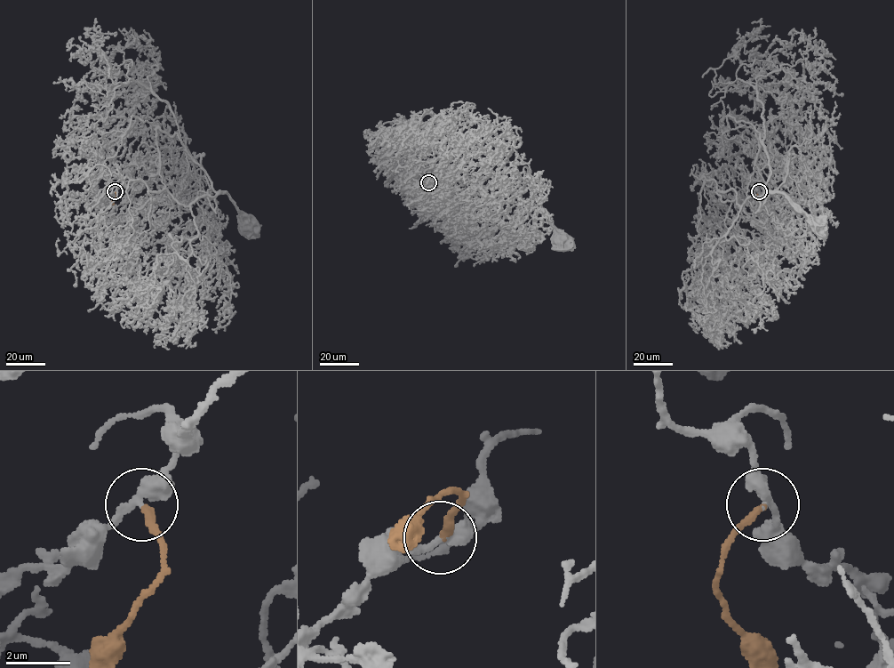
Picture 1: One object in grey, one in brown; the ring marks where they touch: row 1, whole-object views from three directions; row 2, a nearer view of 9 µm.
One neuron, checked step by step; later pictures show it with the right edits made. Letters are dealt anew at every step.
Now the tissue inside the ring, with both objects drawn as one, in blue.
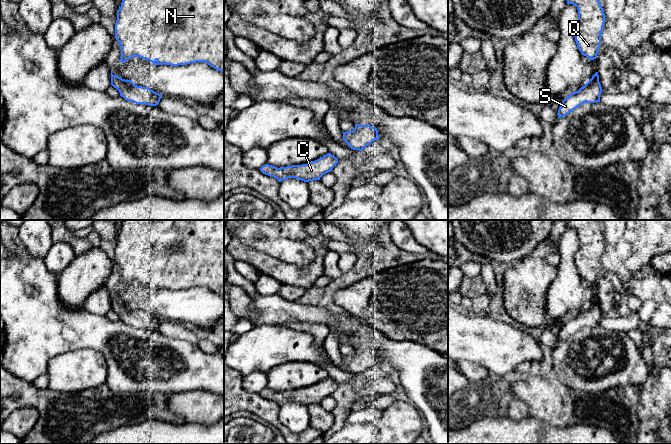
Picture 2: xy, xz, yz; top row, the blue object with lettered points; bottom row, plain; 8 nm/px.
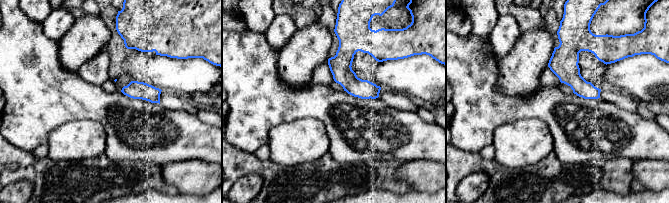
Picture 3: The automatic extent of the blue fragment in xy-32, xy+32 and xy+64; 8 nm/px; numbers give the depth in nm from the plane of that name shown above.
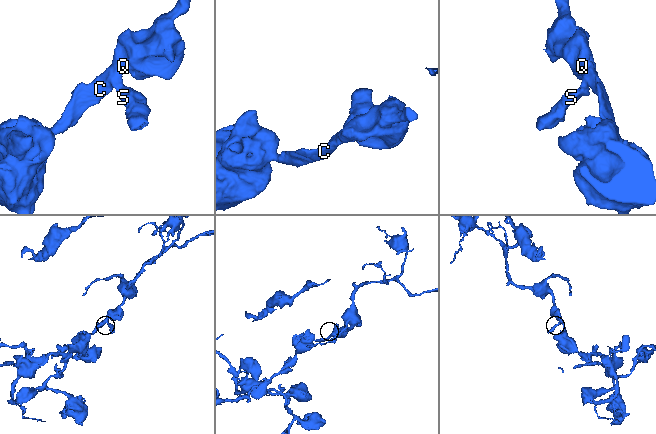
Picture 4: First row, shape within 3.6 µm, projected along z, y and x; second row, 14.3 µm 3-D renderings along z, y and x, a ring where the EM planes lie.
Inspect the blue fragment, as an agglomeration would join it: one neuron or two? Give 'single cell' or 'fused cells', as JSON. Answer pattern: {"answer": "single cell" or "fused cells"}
{"answer": "single cell"}

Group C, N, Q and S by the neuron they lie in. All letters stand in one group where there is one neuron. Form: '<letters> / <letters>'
C N Q S

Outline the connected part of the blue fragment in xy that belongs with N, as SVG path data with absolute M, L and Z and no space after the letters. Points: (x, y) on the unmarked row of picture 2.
M123 220L121 231L117 234L114 261L121 269L122 287L134 280L149 284L154 289L178 290L205 286L214 293L224 296L224 220Z

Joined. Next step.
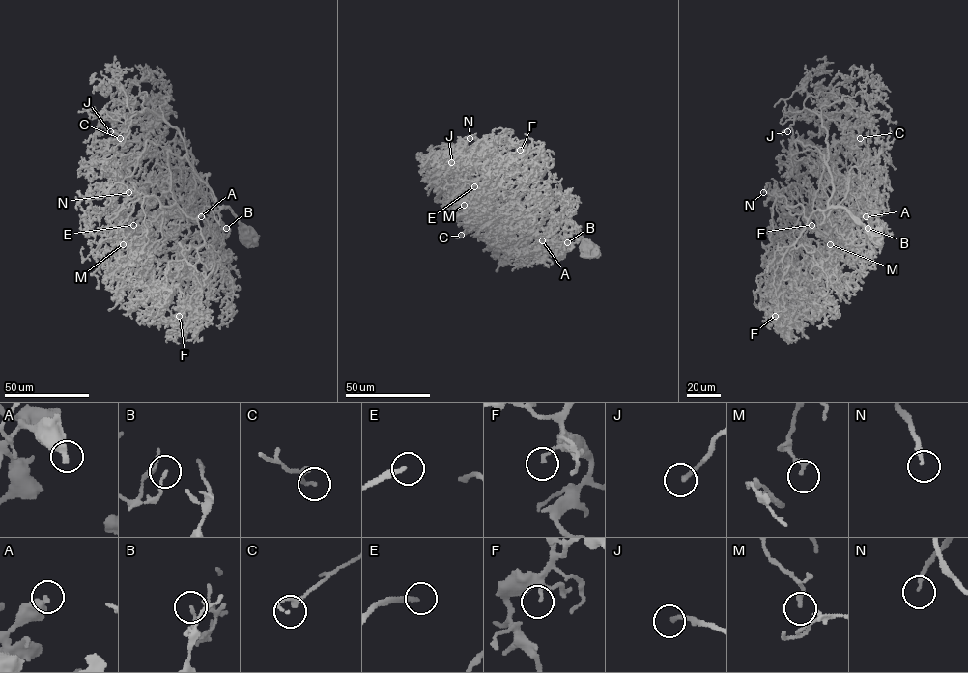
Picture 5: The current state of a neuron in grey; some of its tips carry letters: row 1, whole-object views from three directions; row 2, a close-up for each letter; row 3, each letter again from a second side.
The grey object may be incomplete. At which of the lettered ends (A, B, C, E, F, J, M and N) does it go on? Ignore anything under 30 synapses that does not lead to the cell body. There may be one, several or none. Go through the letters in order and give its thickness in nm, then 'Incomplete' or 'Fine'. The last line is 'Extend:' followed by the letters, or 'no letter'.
A: Thickness 420 nm. Incomplete
B: Thickness 100 nm. Fine
C: Thickness 110 nm. Fine
E: Thickness 200 nm. Incomplete
F: Thickness 130 nm. Fine
J: Thickness 170 nm. Incomplete
M: Thickness 200 nm. Fine
N: Thickness 160 nm. Fine
Extend: A, E, J

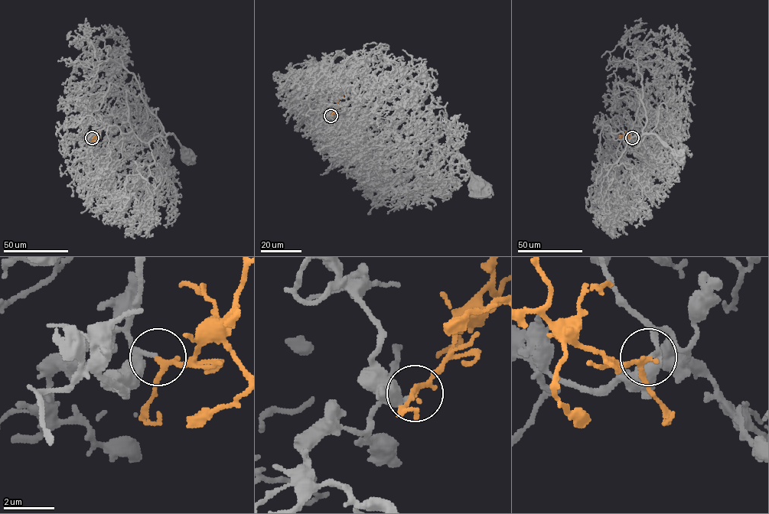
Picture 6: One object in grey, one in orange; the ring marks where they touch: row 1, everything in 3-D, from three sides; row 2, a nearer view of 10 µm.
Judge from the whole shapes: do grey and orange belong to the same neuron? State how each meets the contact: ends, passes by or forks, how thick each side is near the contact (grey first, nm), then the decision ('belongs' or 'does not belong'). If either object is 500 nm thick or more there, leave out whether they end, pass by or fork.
grey passes by; orange passes by; 150 nm thick on the grey side, 180 nm on the other; belongs

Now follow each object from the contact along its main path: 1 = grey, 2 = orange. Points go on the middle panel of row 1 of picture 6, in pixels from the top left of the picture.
1: (330, 115), (316, 110), (328, 95), (350, 88), (397, 130), (434, 138), (447, 133), (477, 187)
2: (330, 115), (337, 101), (340, 97), (343, 98)

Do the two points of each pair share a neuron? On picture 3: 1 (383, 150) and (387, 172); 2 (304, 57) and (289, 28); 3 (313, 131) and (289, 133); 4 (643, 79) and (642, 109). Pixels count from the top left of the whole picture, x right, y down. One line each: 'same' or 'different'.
1: different
2: different
3: same
4: different

